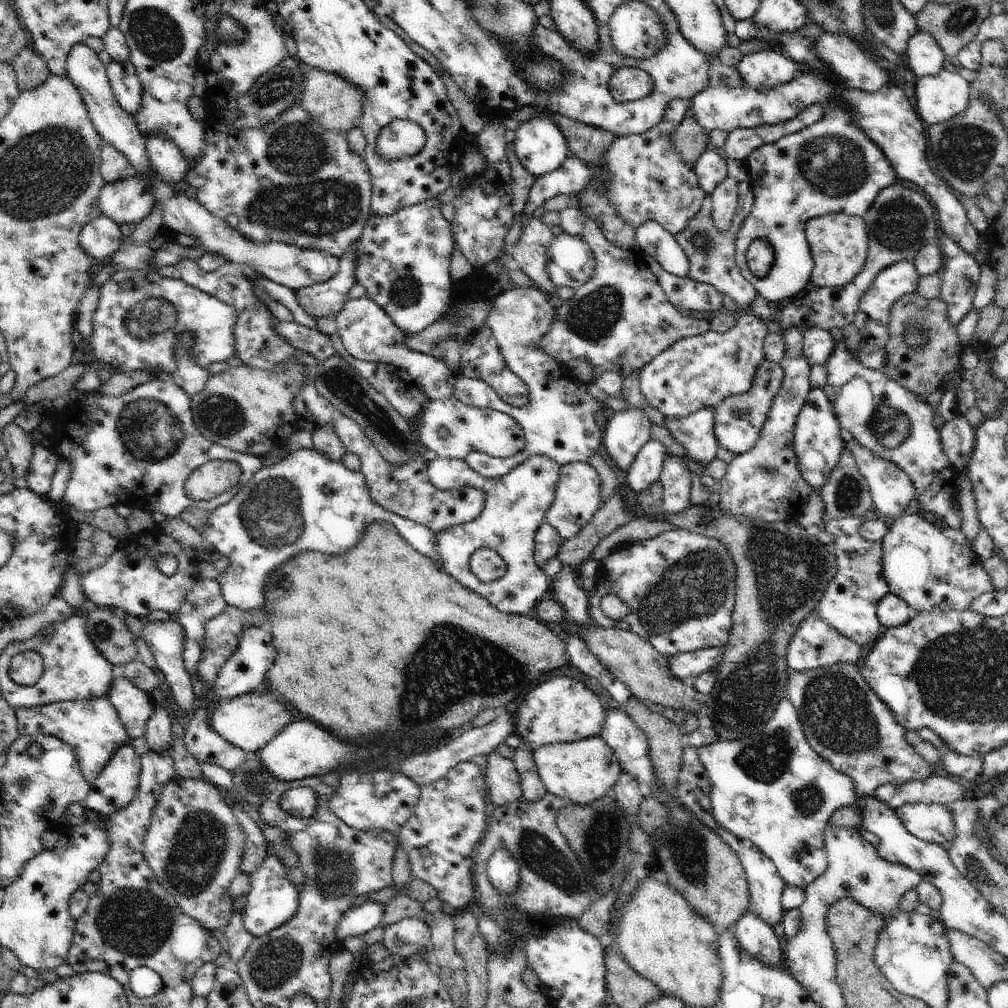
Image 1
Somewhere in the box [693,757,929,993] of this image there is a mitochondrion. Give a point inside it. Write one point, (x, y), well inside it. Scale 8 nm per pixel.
(810, 799)

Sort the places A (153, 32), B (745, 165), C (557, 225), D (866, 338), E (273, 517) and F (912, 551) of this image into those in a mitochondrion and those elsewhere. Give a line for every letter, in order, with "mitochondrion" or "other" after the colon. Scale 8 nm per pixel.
A: mitochondrion
B: other
C: other
D: other
E: mitochondrion
F: other

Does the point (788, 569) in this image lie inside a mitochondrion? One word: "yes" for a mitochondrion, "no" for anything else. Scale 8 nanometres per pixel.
yes

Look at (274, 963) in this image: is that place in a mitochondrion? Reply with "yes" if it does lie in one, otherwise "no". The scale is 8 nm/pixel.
yes

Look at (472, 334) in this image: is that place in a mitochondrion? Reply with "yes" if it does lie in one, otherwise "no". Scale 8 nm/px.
no

